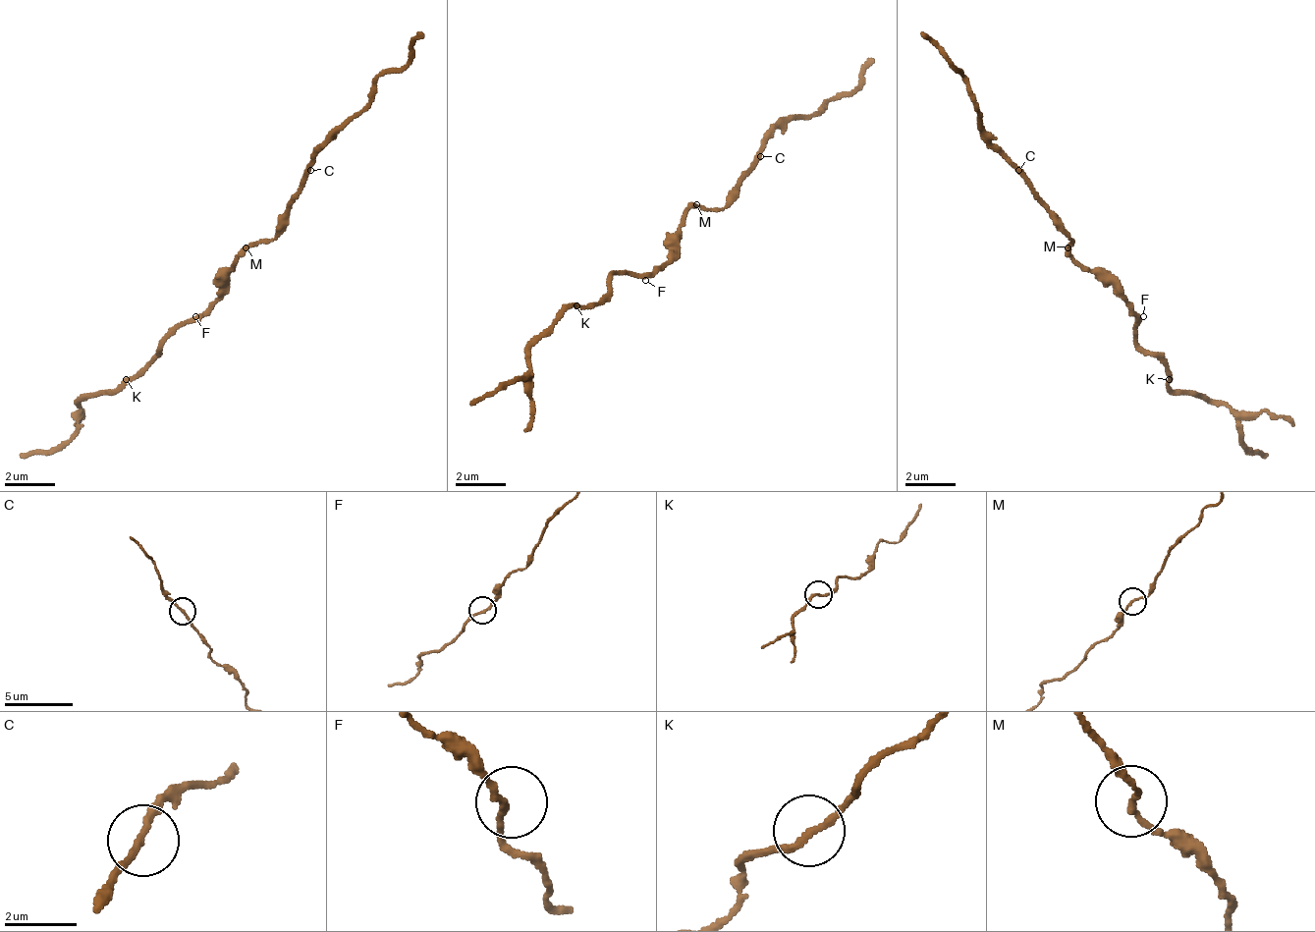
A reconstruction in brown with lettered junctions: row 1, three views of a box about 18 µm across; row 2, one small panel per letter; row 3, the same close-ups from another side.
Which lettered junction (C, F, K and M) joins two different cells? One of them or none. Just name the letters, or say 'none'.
none

